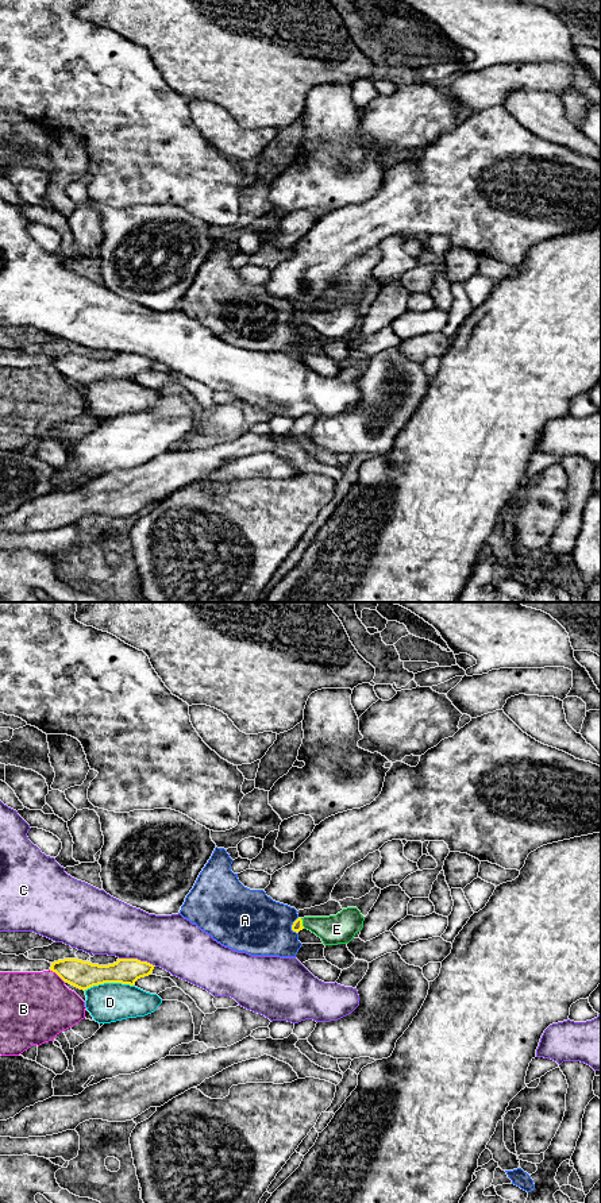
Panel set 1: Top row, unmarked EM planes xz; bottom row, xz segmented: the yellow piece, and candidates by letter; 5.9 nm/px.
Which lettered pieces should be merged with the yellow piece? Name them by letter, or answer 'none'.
E

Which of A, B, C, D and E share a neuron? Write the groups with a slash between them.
A / B / C / D / E

